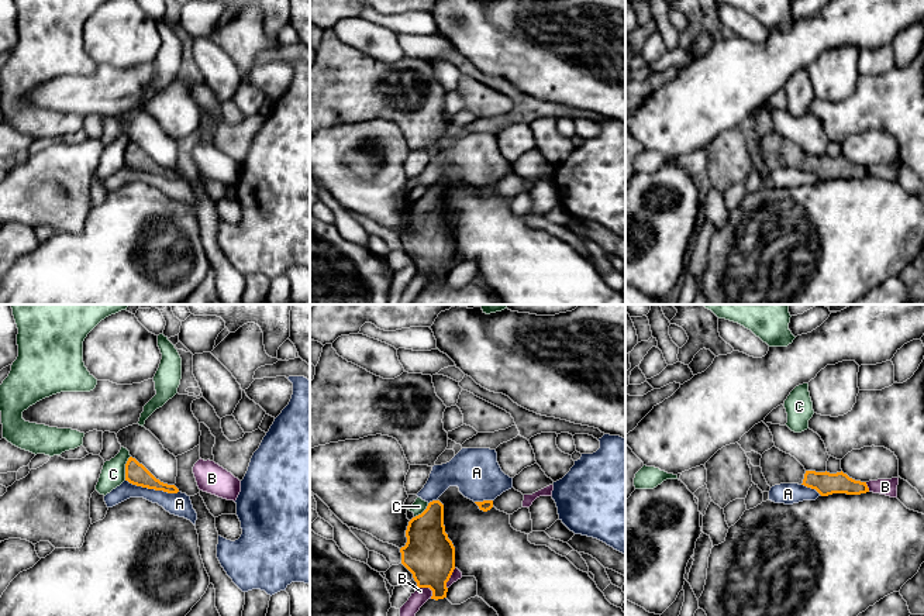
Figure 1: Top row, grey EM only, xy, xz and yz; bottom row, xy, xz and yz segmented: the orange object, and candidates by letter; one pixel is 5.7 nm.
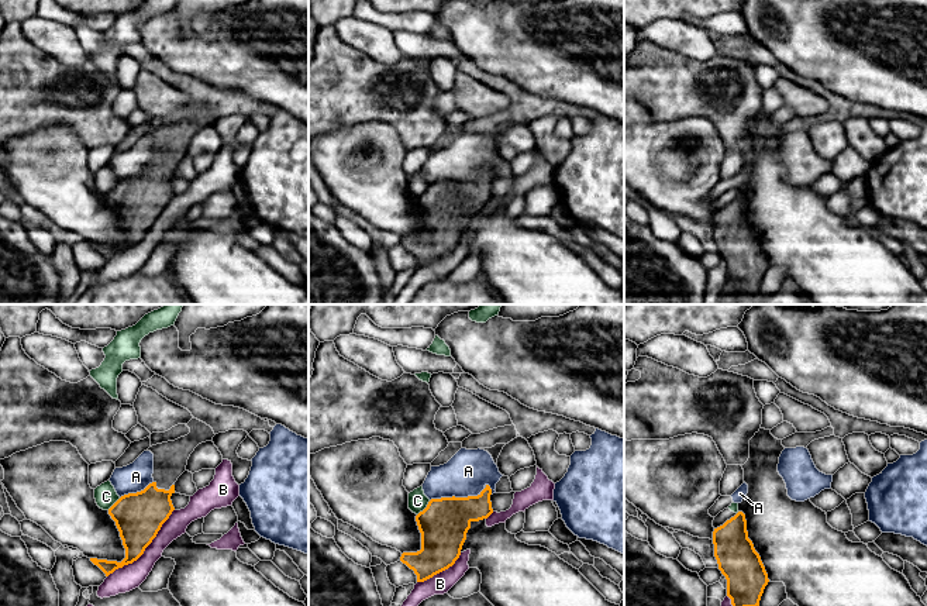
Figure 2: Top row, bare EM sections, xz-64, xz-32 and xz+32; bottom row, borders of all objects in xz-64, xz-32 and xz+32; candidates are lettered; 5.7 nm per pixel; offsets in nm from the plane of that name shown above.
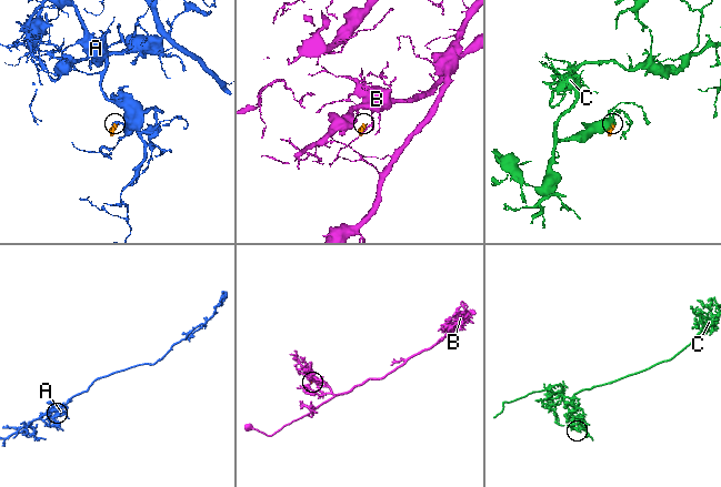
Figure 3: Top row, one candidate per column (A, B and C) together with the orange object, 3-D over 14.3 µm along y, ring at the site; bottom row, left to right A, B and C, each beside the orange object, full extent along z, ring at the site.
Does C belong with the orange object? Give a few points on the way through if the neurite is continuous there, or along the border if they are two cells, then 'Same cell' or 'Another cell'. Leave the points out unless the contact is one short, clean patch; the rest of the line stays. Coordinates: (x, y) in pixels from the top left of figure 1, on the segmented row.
Boundary: xy (130, 456), (126, 464), (124, 479). Another cell

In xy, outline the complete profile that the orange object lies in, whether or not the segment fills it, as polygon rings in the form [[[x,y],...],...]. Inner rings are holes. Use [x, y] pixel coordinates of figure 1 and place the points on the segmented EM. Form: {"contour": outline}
{"contour": [[[130,457],[125,464],[125,481],[132,485],[163,491],[168,493],[177,493],[179,489],[175,485],[168,485],[156,479],[142,464]]]}

